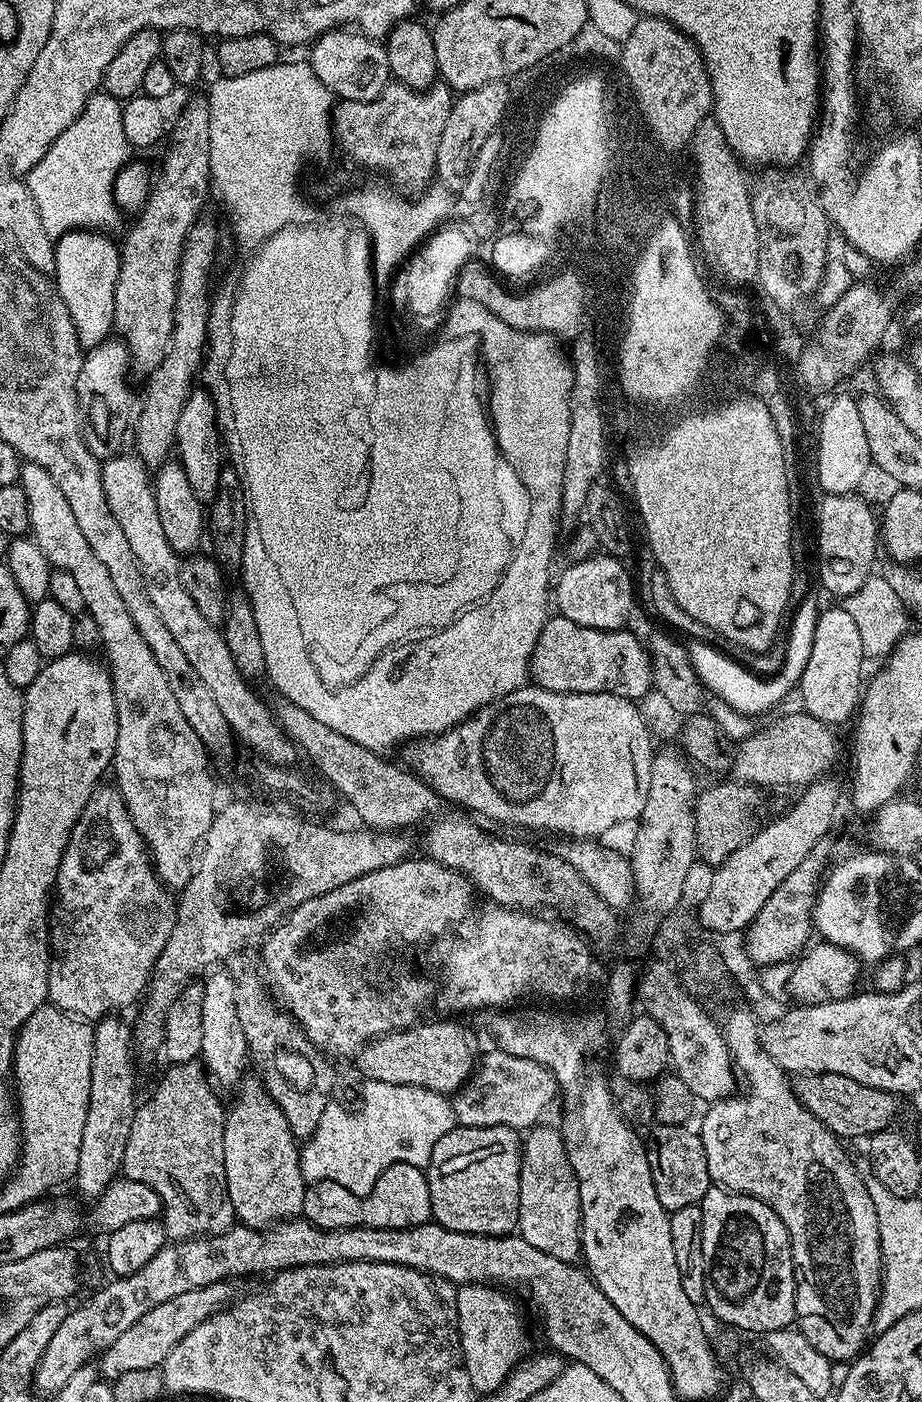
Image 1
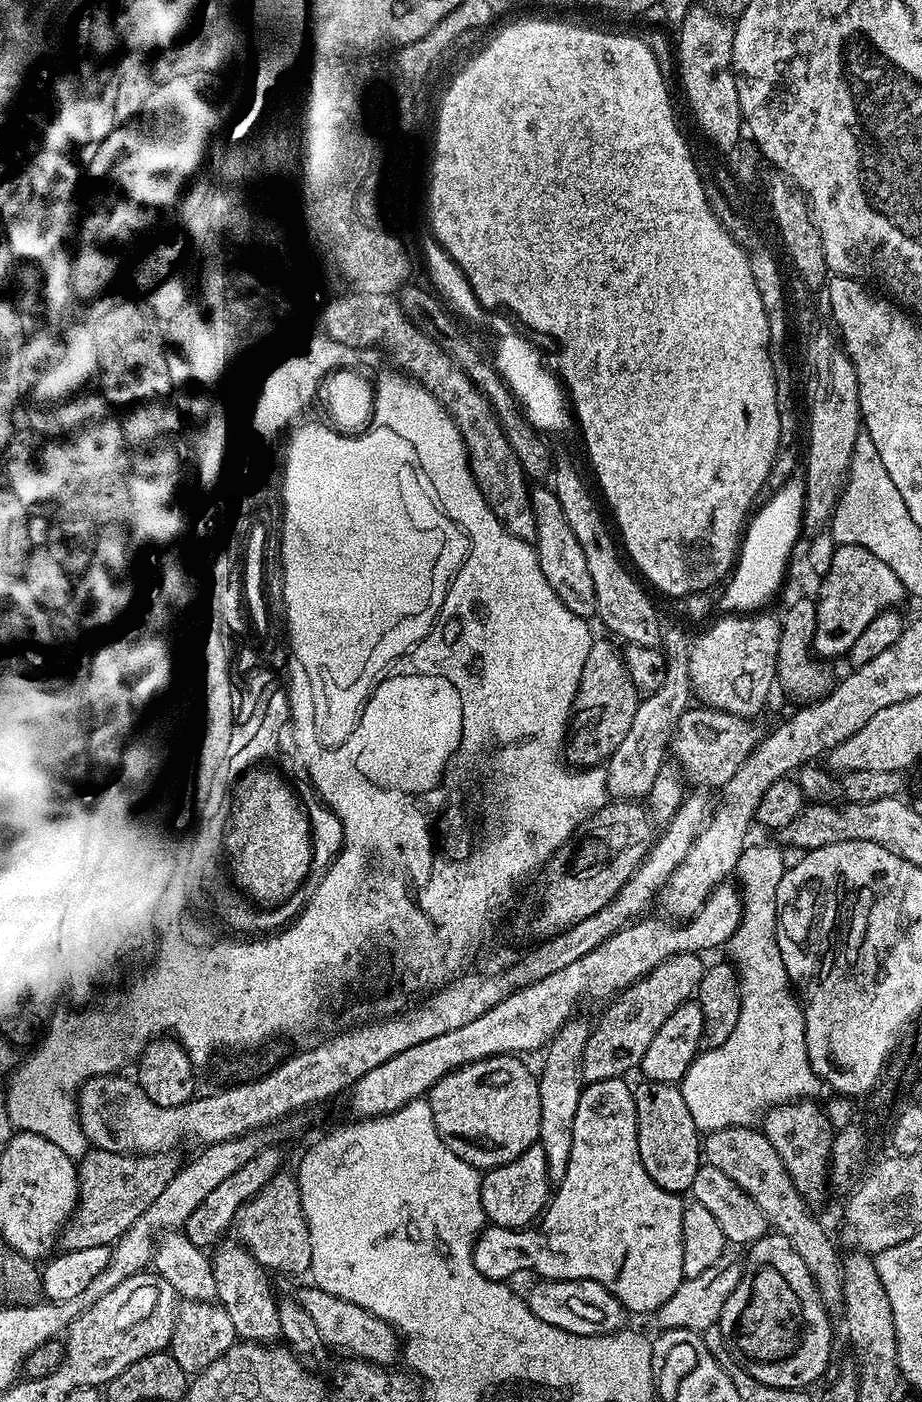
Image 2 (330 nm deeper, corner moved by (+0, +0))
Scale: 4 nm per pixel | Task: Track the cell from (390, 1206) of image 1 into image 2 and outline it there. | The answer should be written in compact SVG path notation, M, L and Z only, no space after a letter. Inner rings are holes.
M624 1078L614 1080L603 1080L587 1085L580 1093L578 1102L578 1114L574 1114L574 1136L571 1143L570 1162L566 1169L566 1176L562 1178L555 1187L554 1195L549 1199L547 1208L542 1213L542 1219L535 1226L527 1230L513 1230L510 1228L497 1228L495 1226L485 1227L476 1239L476 1245L472 1251L472 1265L478 1266L478 1274L482 1274L487 1280L507 1281L507 1276L512 1276L515 1272L533 1272L533 1277L541 1280L593 1280L602 1282L618 1302L629 1313L648 1312L655 1314L658 1306L666 1302L678 1290L678 1286L684 1281L682 1274L682 1214L684 1213L685 1201L675 1192L662 1190L646 1174L646 1166L642 1166L640 1155L638 1154L638 1130L636 1129L636 1111L634 1110L634 1098L632 1097L633 1089L628 1088L629 1081Z

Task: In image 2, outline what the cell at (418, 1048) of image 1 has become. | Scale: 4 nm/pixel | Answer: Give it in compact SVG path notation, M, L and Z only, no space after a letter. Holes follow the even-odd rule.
M513 1054L467 1064L443 1076L428 1091L434 1126L462 1162L481 1170L497 1168L537 1143L541 1121L538 1076L520 1060Z

